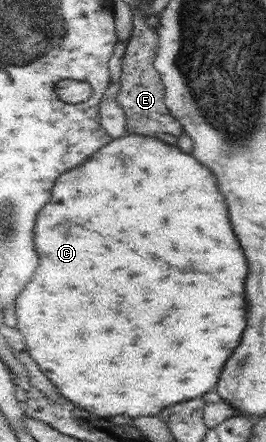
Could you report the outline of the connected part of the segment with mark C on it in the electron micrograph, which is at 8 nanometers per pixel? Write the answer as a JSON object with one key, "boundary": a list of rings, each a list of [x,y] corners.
{"boundary":[[[129,133],[124,137],[114,138],[102,150],[103,152],[91,156],[91,160],[83,164],[83,168],[67,172],[67,176],[59,180],[53,194],[55,200],[51,200],[43,216],[39,216],[37,240],[39,240],[39,254],[43,256],[43,268],[39,268],[35,280],[27,285],[27,290],[23,291],[23,294],[19,295],[17,327],[23,332],[26,349],[39,362],[43,372],[52,378],[60,394],[73,400],[79,408],[87,408],[89,412],[95,412],[97,417],[114,417],[120,414],[136,419],[141,416],[157,416],[169,406],[174,407],[175,404],[205,396],[217,389],[215,386],[219,384],[229,358],[239,348],[243,334],[247,330],[249,260],[235,234],[229,216],[229,204],[217,184],[217,176],[195,156],[185,154],[179,146],[171,146],[159,137],[139,133]]]}

